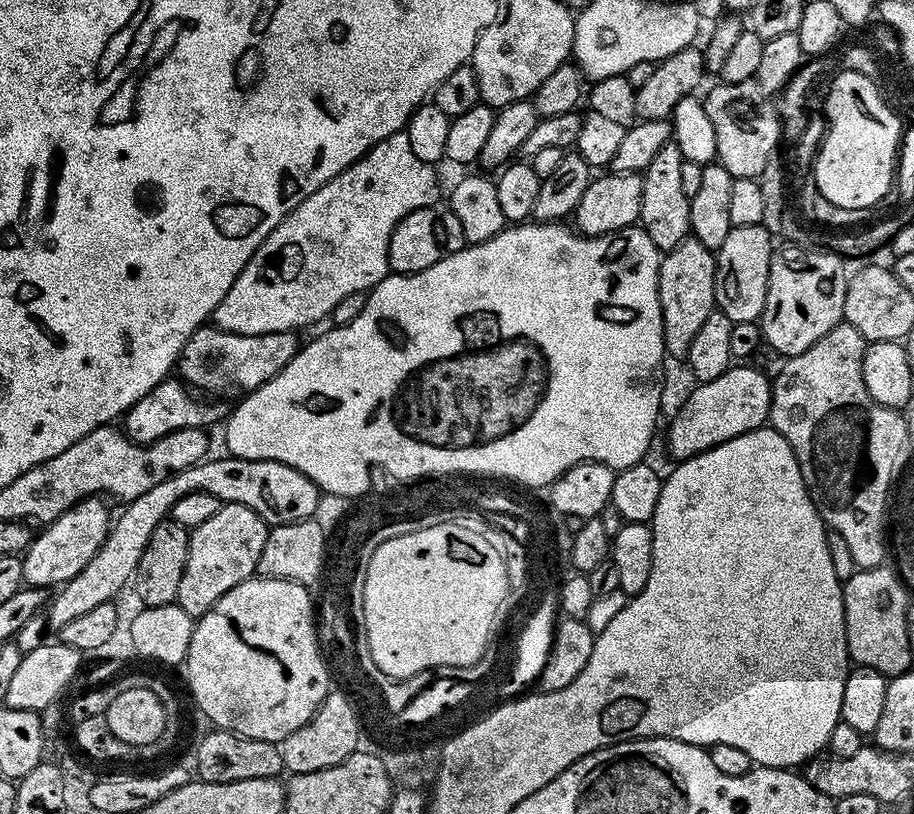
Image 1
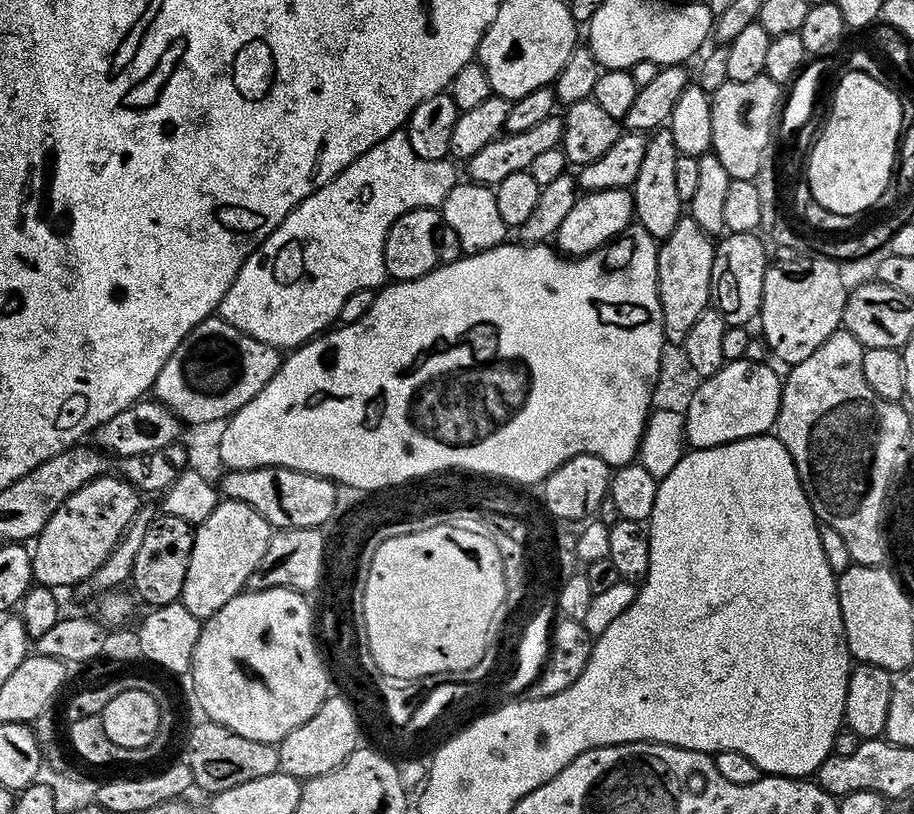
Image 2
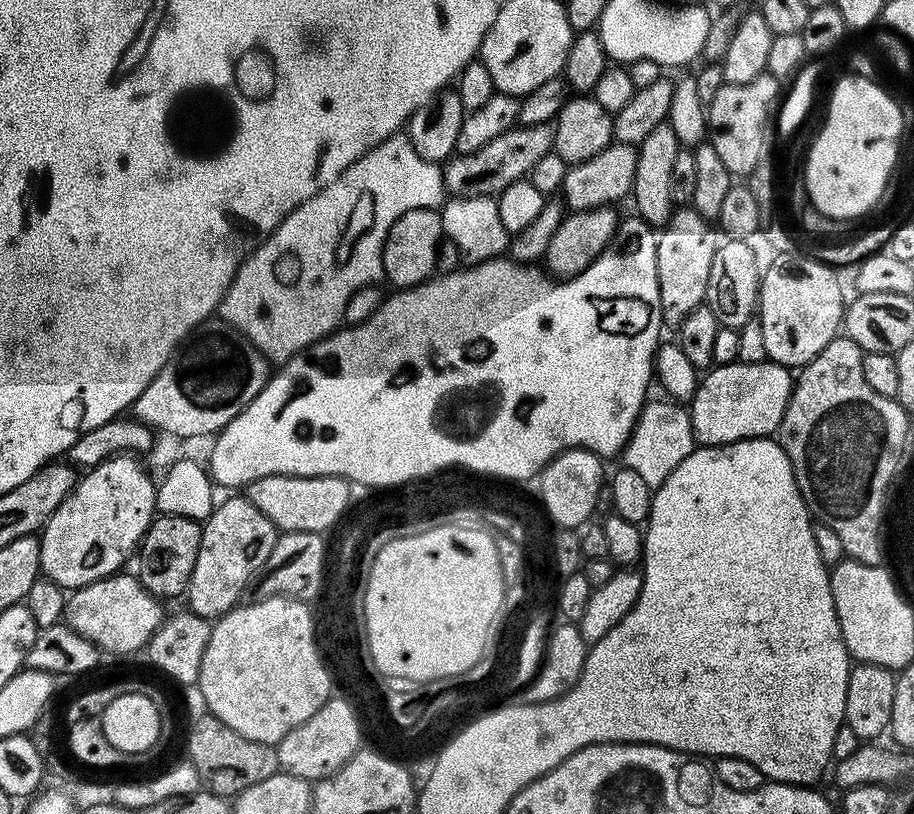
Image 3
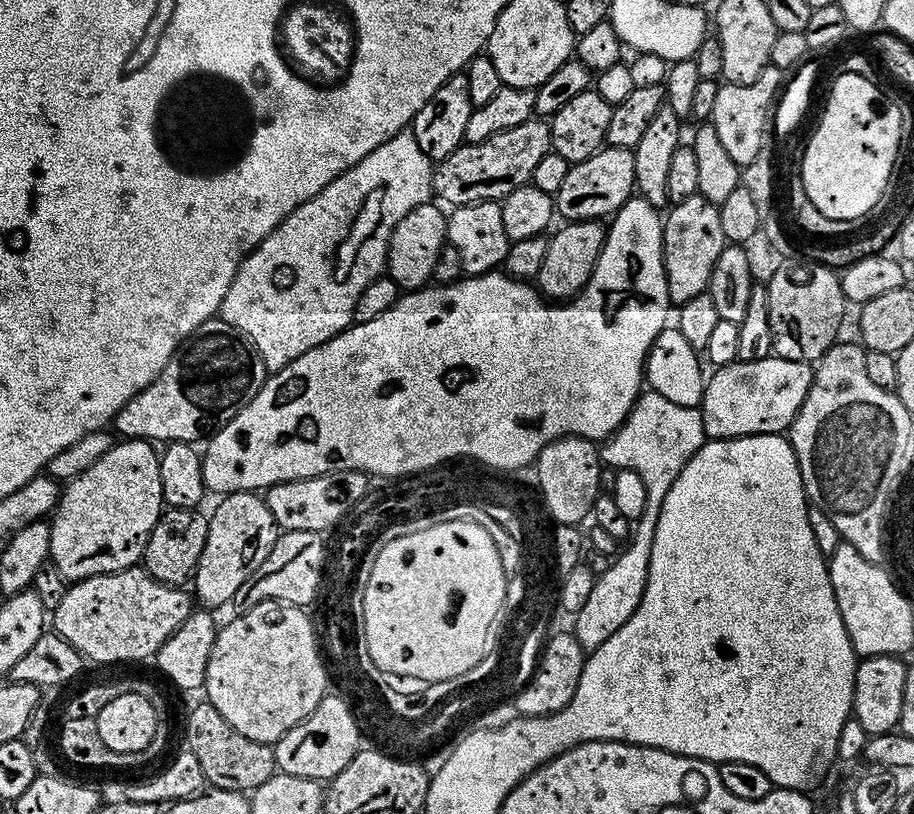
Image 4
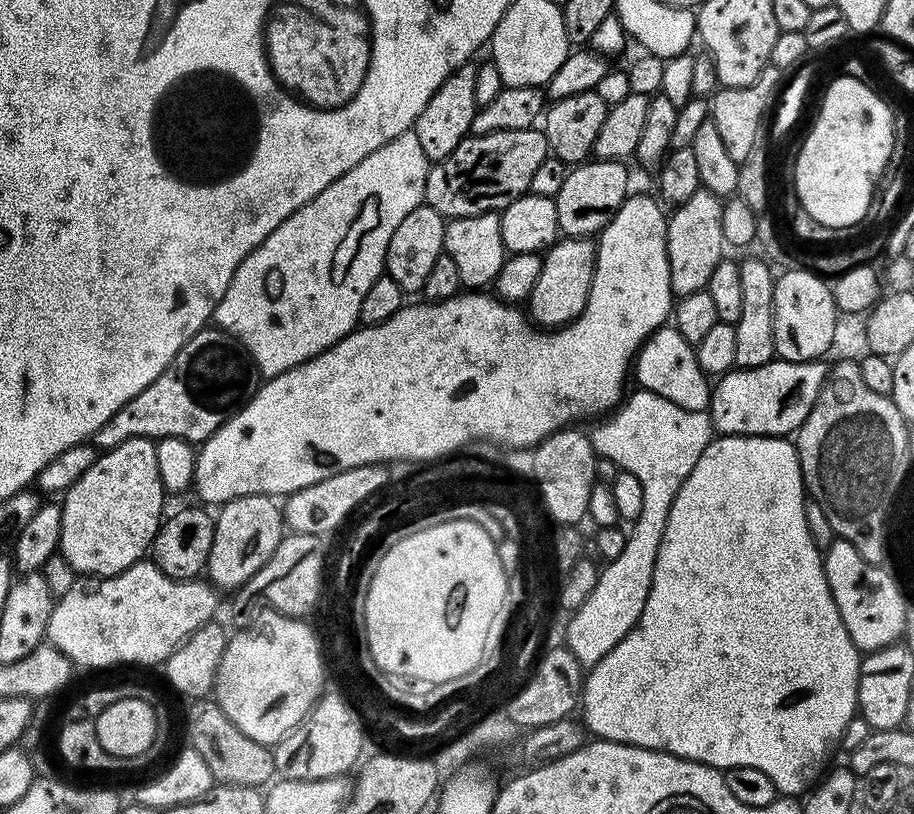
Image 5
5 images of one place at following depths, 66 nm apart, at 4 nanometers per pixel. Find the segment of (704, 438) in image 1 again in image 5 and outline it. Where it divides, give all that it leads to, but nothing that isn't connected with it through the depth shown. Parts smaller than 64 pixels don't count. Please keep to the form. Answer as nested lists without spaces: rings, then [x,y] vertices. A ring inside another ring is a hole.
[[[774,358],[757,368],[735,367],[719,377],[711,389],[710,415],[713,429],[720,436],[791,437],[814,410],[818,394],[830,371],[823,359],[790,362]]]

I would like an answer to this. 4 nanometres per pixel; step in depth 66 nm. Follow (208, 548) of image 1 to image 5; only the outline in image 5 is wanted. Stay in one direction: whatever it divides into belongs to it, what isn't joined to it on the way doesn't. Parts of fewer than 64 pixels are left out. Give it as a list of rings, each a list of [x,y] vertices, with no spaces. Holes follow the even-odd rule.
[[[239,496],[219,505],[214,519],[214,546],[210,546],[206,576],[217,589],[235,590],[258,574],[270,554],[278,550],[286,535],[284,514],[271,496]]]

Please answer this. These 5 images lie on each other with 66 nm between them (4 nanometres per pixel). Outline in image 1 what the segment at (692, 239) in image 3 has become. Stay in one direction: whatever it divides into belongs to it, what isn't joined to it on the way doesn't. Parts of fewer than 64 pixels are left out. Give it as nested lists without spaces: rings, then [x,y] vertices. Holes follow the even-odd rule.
[[[694,238],[683,240],[674,250],[663,253],[660,258],[658,274],[658,298],[662,306],[662,330],[664,331],[664,350],[667,355],[687,357],[690,342],[694,342],[698,329],[706,323],[706,318],[717,311],[714,294],[716,277],[716,253],[702,246]]]

